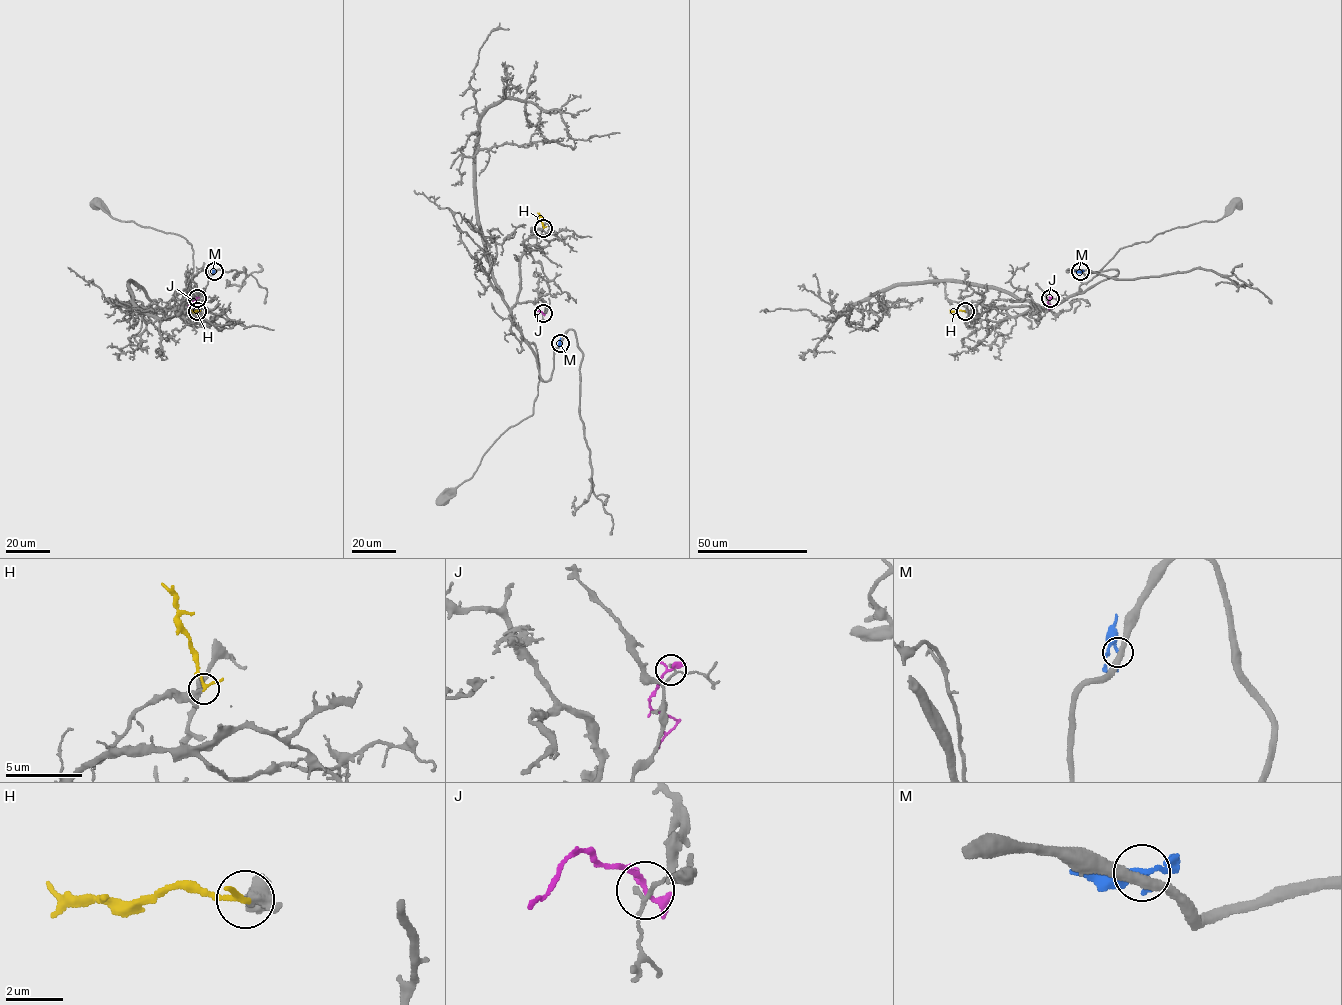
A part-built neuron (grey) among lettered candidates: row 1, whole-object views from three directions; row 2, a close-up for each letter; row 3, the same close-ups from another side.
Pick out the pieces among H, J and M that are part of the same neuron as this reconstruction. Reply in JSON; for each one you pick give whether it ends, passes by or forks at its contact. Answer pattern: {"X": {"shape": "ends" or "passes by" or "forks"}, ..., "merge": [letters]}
{"H": {"shape": "passes by"}, "merge": ["H"]}

